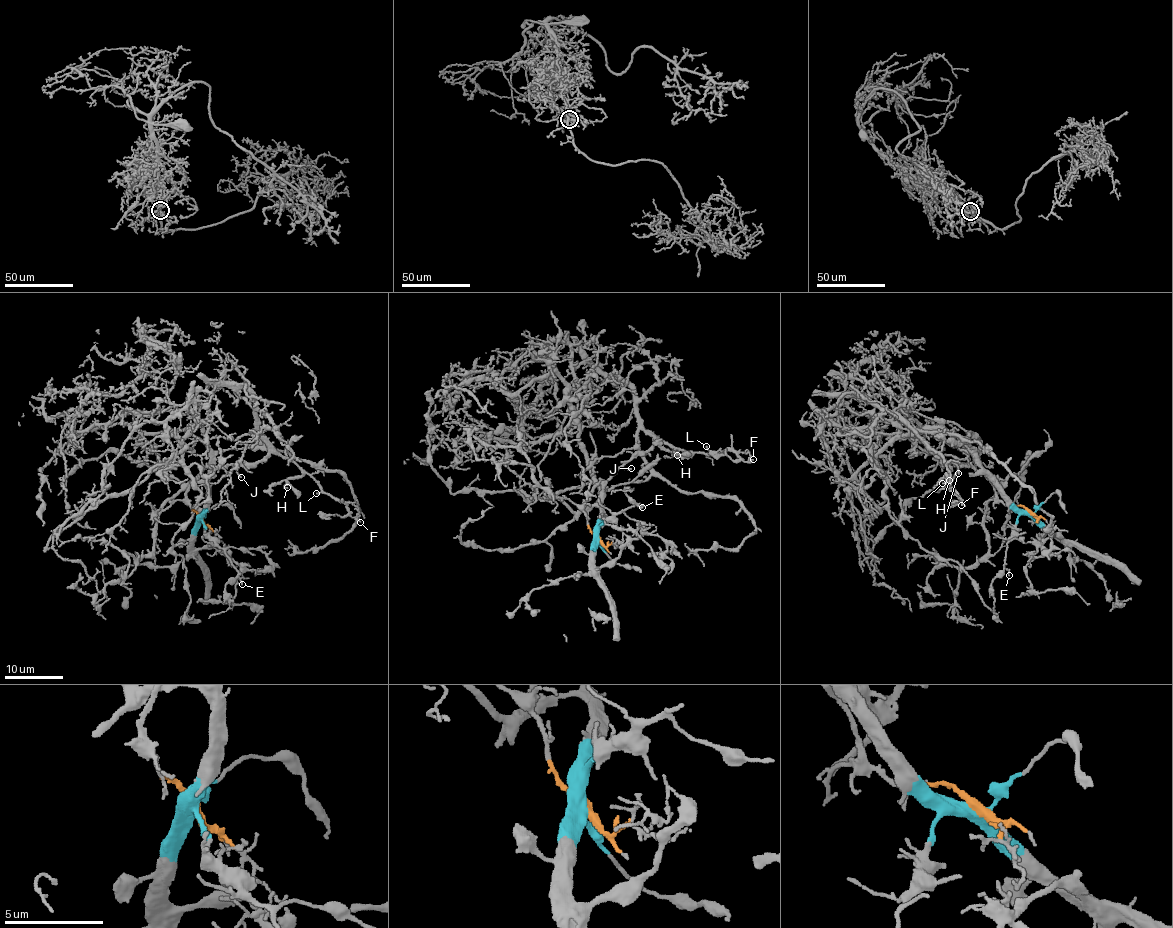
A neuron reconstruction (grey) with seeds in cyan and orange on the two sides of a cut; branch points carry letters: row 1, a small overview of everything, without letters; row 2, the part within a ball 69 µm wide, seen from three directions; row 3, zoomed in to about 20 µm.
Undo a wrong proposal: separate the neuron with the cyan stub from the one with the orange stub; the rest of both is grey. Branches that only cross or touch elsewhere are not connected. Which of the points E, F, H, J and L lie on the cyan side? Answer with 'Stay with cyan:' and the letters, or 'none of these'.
Stay with cyan: E

